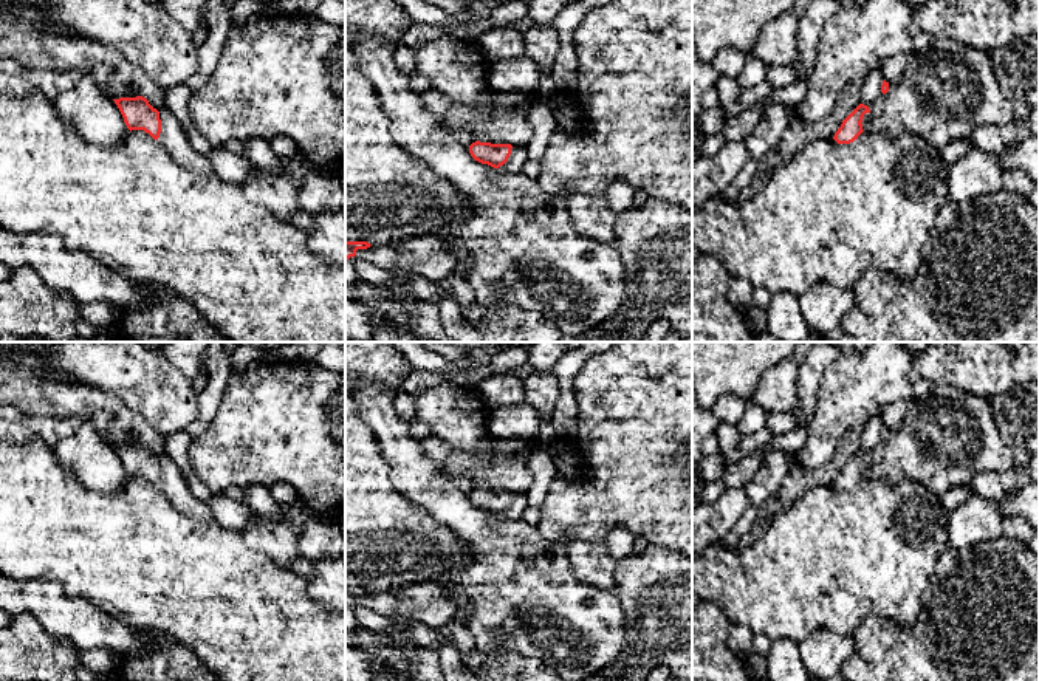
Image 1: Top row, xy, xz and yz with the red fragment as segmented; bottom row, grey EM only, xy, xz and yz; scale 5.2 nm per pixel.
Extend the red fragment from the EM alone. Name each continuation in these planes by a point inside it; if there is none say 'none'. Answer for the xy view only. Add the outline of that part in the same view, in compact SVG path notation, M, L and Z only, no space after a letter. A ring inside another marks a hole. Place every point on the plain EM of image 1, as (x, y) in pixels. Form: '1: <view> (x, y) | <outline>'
1: xy (172, 483) | M166 453L158 458L161 466L158 489L169 498L175 509L197 520L214 520L209 506L195 498L189 491L189 486L175 461Z

